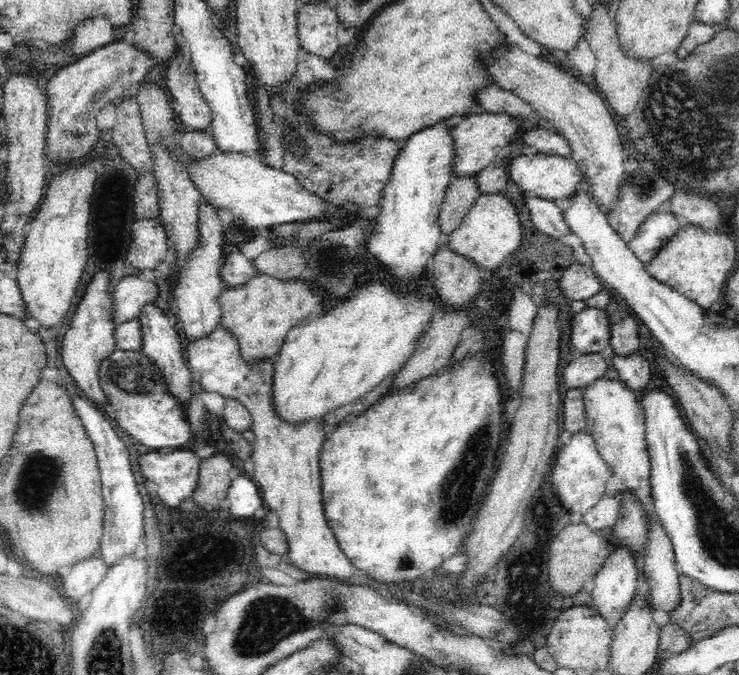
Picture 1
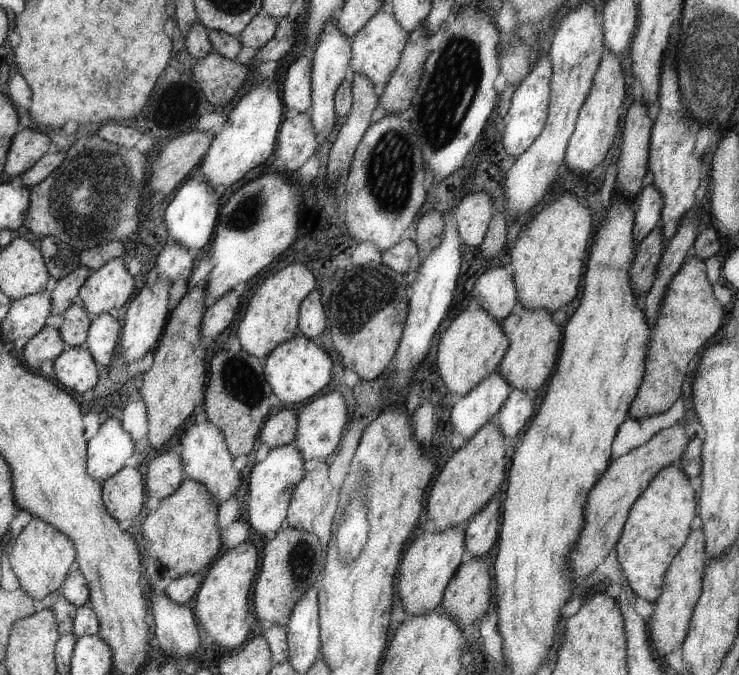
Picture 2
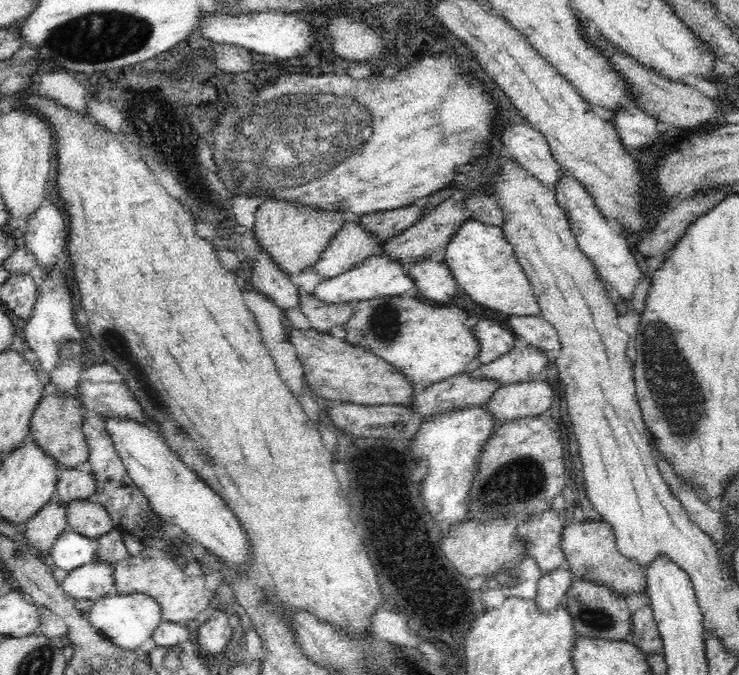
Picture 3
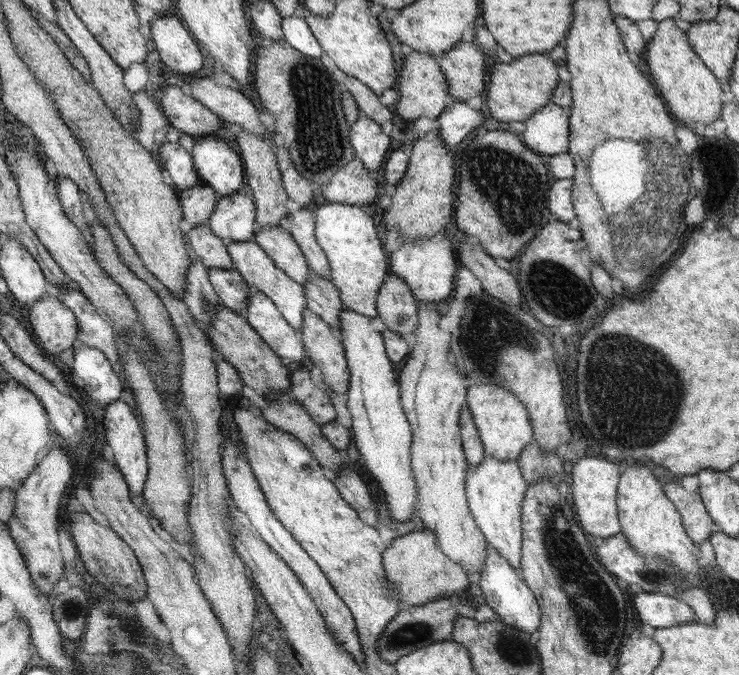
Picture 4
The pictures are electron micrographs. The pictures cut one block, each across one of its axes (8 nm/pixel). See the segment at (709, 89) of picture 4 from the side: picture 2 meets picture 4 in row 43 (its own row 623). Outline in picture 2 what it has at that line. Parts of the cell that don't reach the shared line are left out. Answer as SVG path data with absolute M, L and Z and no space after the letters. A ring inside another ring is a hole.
M700 528L690 532L682 550L676 554L672 564L668 566L663 578L663 594L656 599L655 606L648 628L650 638L654 642L654 648L660 657L665 657L681 648L687 639L688 631L691 630L691 618L695 612L696 603L703 595L703 575L706 574L708 552L707 541Z

